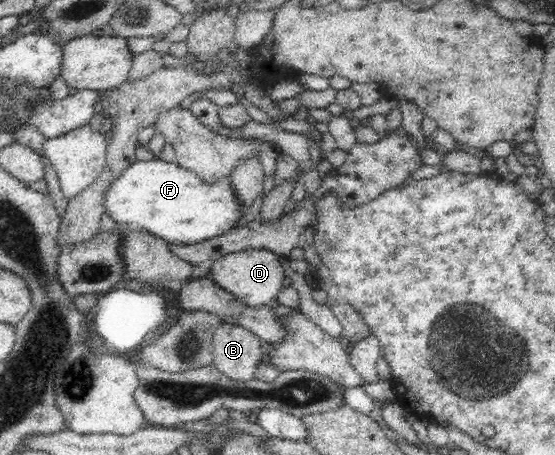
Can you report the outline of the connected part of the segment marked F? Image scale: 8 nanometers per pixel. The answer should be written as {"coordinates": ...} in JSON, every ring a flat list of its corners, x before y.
{"coordinates":[[160,159,132,162,106,190,105,214,115,223,147,231,169,243,191,245,223,235,237,227,243,205,233,192,228,178,205,184,190,170,174,161]]}

